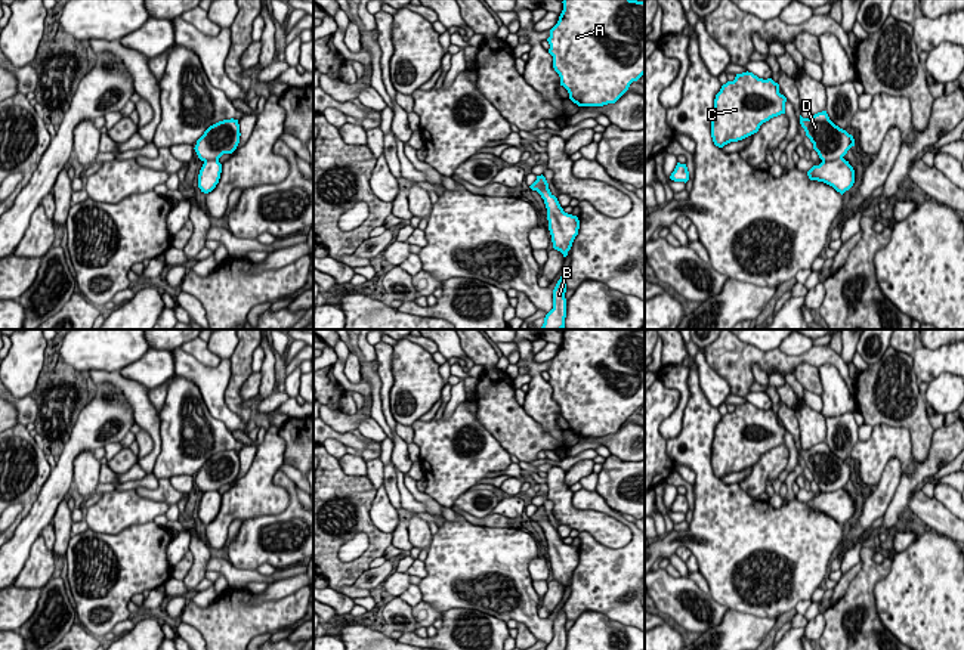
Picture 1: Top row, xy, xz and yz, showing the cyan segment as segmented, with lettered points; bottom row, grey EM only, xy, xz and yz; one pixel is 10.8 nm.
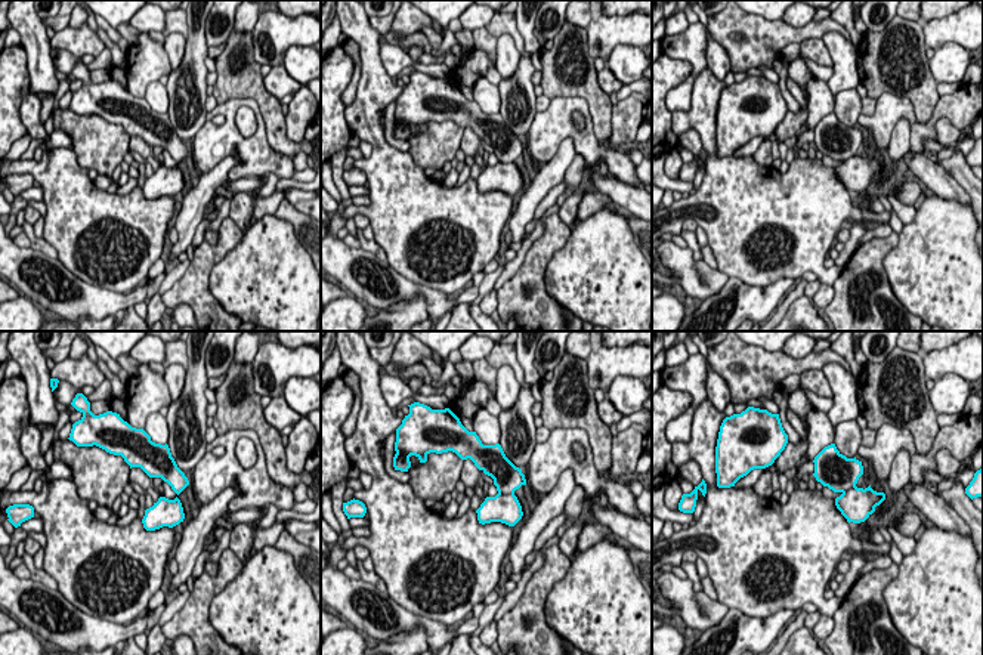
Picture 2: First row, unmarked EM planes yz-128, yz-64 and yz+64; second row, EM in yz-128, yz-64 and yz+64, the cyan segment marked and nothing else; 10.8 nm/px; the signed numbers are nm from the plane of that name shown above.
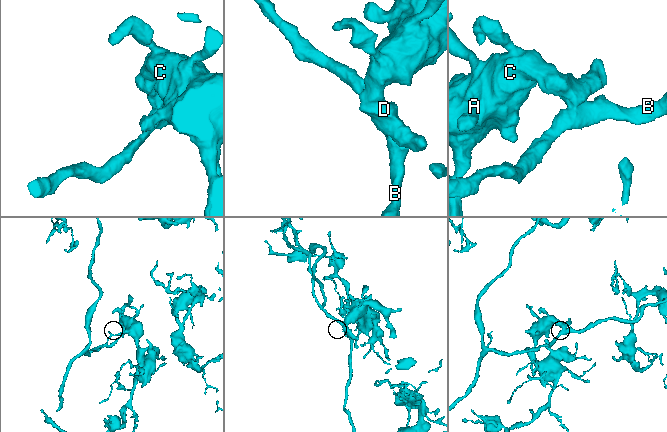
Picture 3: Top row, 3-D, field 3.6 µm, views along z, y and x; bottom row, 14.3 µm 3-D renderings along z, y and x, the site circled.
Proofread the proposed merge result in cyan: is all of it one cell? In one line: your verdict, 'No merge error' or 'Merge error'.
No merge error

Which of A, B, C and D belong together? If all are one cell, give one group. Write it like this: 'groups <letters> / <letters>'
groups A B C D

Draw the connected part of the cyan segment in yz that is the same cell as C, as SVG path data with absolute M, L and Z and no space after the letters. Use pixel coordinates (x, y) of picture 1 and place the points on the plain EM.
M753 403L736 405L722 417L711 443L711 468L716 477L742 471L773 448L785 445L787 428L779 415Z

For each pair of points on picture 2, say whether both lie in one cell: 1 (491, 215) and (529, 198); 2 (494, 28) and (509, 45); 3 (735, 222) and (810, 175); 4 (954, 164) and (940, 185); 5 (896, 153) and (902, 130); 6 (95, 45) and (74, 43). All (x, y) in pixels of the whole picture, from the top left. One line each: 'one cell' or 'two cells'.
1: two cells
2: two cells
3: one cell
4: two cells
5: one cell
6: one cell

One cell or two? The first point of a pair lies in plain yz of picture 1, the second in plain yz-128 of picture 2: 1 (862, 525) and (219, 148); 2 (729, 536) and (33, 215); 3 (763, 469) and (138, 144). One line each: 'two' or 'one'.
1: two
2: two
3: two

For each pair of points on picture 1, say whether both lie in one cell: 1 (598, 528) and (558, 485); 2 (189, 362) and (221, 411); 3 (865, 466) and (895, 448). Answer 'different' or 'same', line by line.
1: same
2: same
3: same

